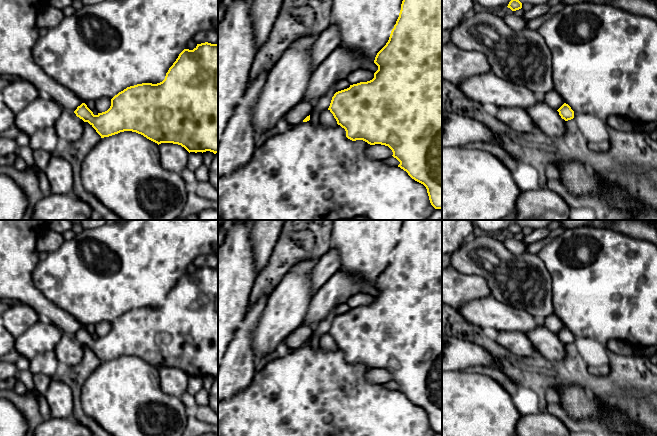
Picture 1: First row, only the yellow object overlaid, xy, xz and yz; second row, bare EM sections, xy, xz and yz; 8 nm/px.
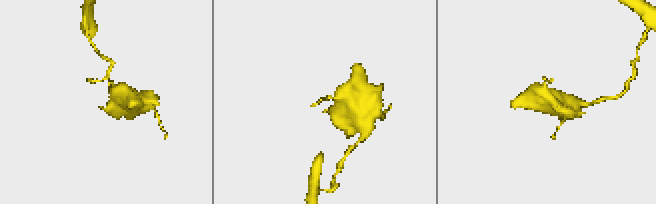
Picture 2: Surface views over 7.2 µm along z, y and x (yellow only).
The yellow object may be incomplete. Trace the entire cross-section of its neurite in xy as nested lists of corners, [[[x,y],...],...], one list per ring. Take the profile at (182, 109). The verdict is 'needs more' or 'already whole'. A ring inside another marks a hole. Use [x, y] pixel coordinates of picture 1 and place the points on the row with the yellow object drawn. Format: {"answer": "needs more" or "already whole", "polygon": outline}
{"answer": "already whole", "polygon": [[[205,42],[197,44],[193,50],[184,49],[162,82],[127,87],[111,99],[111,106],[105,112],[94,115],[87,105],[82,103],[74,113],[84,122],[88,122],[101,138],[132,131],[158,145],[173,143],[181,145],[189,153],[210,151],[216,154],[218,153],[218,44]]]}

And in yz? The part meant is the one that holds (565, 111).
{"answer": "already whole", "polygon": [[[564,103],[558,110],[559,115],[562,119],[565,121],[571,120],[574,118],[574,111],[571,109],[571,107]]]}

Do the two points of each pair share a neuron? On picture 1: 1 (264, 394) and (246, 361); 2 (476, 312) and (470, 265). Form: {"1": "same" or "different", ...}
{"1": "different", "2": "different"}

